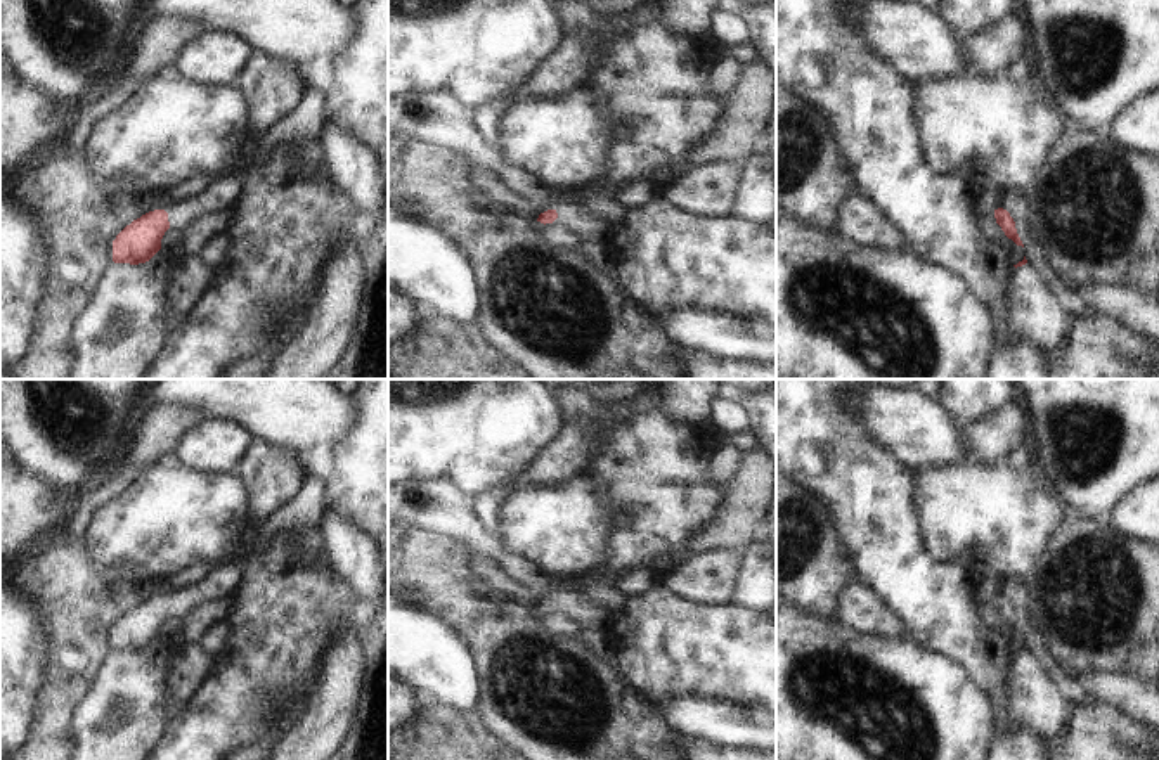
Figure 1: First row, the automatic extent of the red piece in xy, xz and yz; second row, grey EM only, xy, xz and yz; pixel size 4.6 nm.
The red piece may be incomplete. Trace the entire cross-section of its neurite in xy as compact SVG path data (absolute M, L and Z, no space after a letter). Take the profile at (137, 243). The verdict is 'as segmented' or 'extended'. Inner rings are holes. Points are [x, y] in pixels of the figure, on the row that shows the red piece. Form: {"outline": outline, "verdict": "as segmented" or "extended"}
{"outline": "M227 173L197 196L170 209L151 209L116 235L113 261L130 265L149 261L161 249L161 239L168 229L184 230L194 222L236 204L241 187L241 178Z", "verdict": "extended"}

